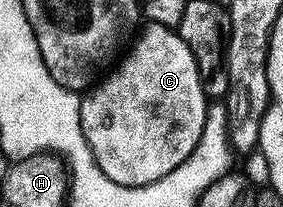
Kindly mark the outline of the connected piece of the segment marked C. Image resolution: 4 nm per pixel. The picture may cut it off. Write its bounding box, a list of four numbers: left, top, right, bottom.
[80,23,208,187]

